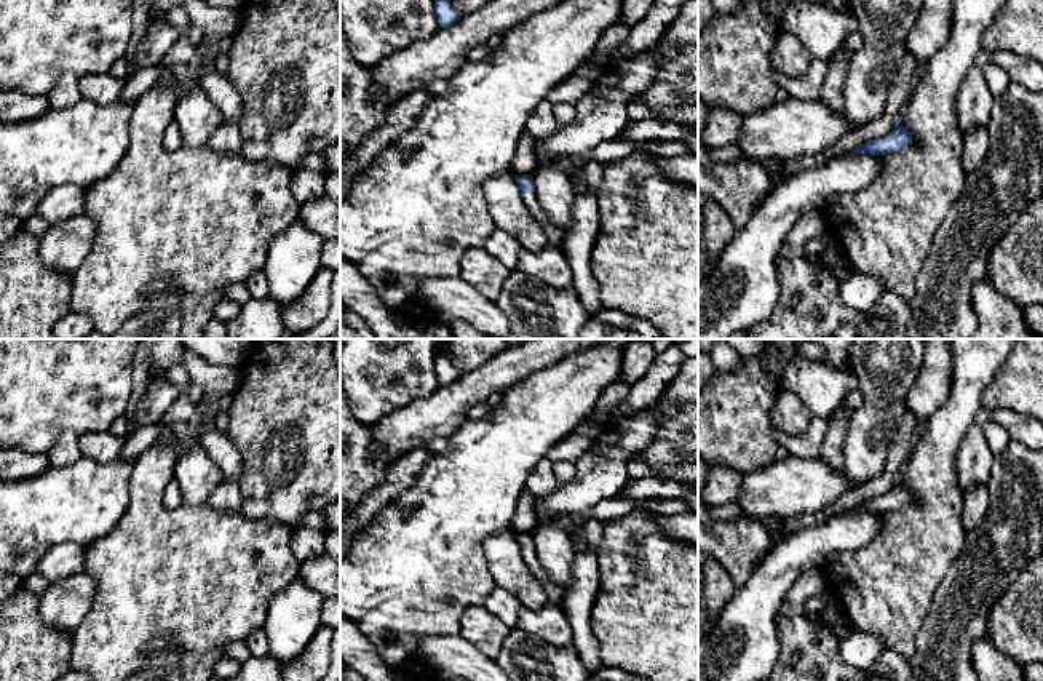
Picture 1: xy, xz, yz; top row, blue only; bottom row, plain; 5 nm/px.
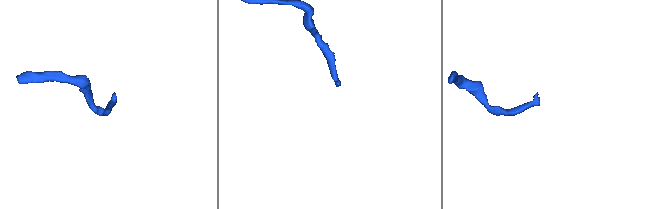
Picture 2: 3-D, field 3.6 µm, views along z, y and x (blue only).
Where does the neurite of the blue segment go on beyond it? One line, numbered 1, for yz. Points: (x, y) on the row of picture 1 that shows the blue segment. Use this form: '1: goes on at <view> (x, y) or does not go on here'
1: does not go on here

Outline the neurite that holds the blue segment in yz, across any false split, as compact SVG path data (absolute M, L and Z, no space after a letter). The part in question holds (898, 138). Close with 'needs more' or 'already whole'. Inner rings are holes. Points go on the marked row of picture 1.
M899 117L894 120L893 129L875 141L858 145L850 150L851 153L866 153L866 155L888 155L894 150L902 150L912 142L910 133L901 125Z; already whole

